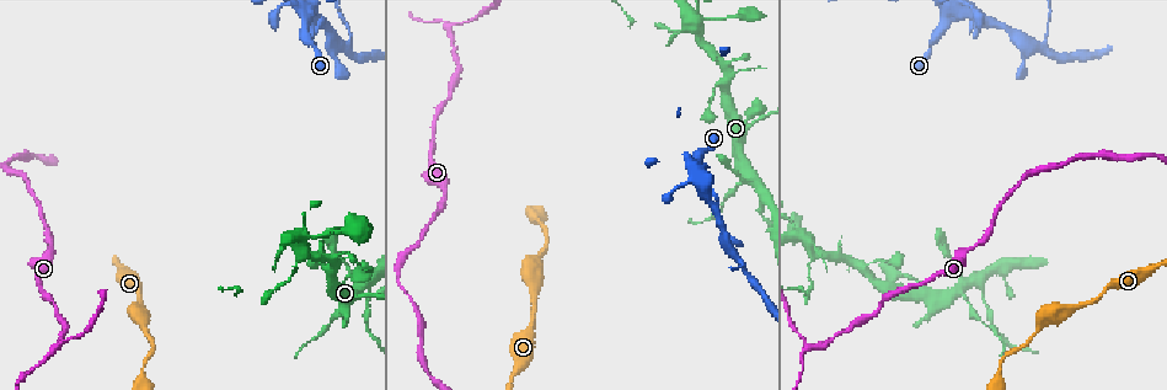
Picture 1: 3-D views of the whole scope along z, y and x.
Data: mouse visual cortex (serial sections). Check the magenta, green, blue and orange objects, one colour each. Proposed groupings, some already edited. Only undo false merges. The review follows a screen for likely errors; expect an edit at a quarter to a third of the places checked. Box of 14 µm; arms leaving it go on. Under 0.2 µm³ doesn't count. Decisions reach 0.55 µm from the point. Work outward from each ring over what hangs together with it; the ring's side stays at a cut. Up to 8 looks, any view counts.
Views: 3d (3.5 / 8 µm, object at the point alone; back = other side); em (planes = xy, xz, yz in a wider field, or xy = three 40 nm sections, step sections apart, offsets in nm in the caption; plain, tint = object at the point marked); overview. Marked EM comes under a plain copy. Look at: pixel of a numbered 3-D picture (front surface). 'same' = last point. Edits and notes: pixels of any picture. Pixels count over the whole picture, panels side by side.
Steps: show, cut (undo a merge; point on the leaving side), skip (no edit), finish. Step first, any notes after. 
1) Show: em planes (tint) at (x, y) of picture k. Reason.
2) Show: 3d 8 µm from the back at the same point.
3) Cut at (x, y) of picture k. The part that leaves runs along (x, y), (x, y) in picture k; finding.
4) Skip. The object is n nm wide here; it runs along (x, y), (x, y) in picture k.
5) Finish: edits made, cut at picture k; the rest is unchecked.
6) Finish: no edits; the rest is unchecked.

Show: 3d 3.5 µm at (983, 295) of picture 1. Abrupt turn.

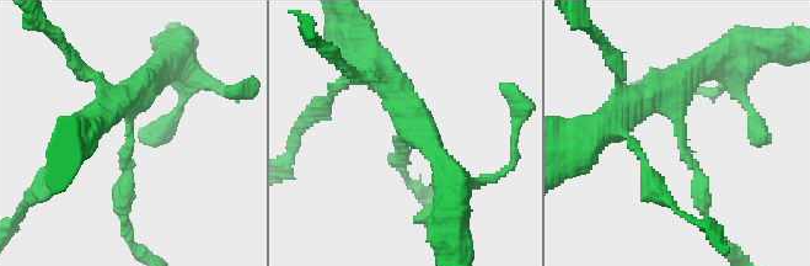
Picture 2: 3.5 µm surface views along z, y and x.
Skip. The arms are 200, 350, 400 nm wide; it runs along (634, 100), (679, 111), (704, 209) in picture 2; continuous, no second cell.

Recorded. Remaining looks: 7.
Show: 3d 3.5 µm at (798, 237) of picture 1.

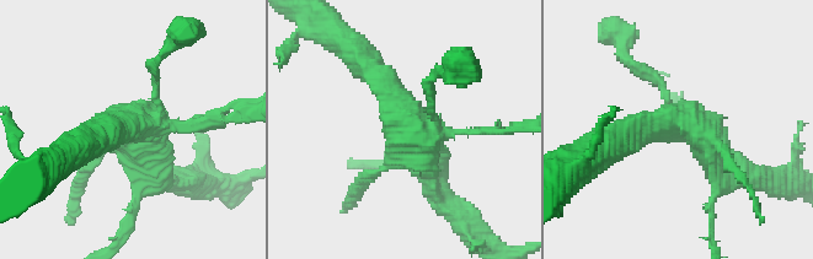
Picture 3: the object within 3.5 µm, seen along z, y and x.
Show: em xy step 3 (tint) at (422, 135) of picture 3. Shape alone is not enough.

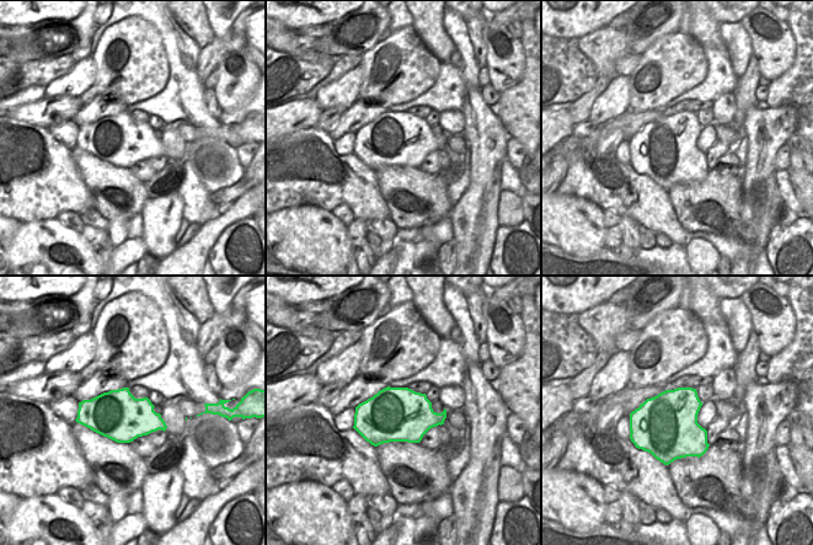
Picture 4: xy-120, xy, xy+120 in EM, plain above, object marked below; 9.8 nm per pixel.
Skip. Continuous, no second cell.

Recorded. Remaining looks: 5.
Show: 3d 3.5 µm from the back at (741, 262) of picture 1. A fork.

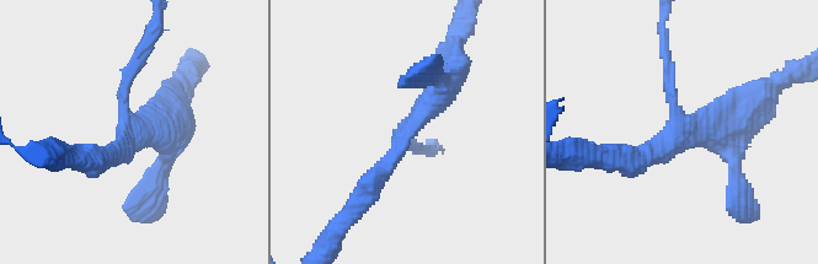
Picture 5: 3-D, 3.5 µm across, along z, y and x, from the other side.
Skip. 3 arms meet here; it runs along (450, 71), (367, 190) in picture 5; one cell here.

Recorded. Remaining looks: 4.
Finish: no edits; the rest is unchecked.

